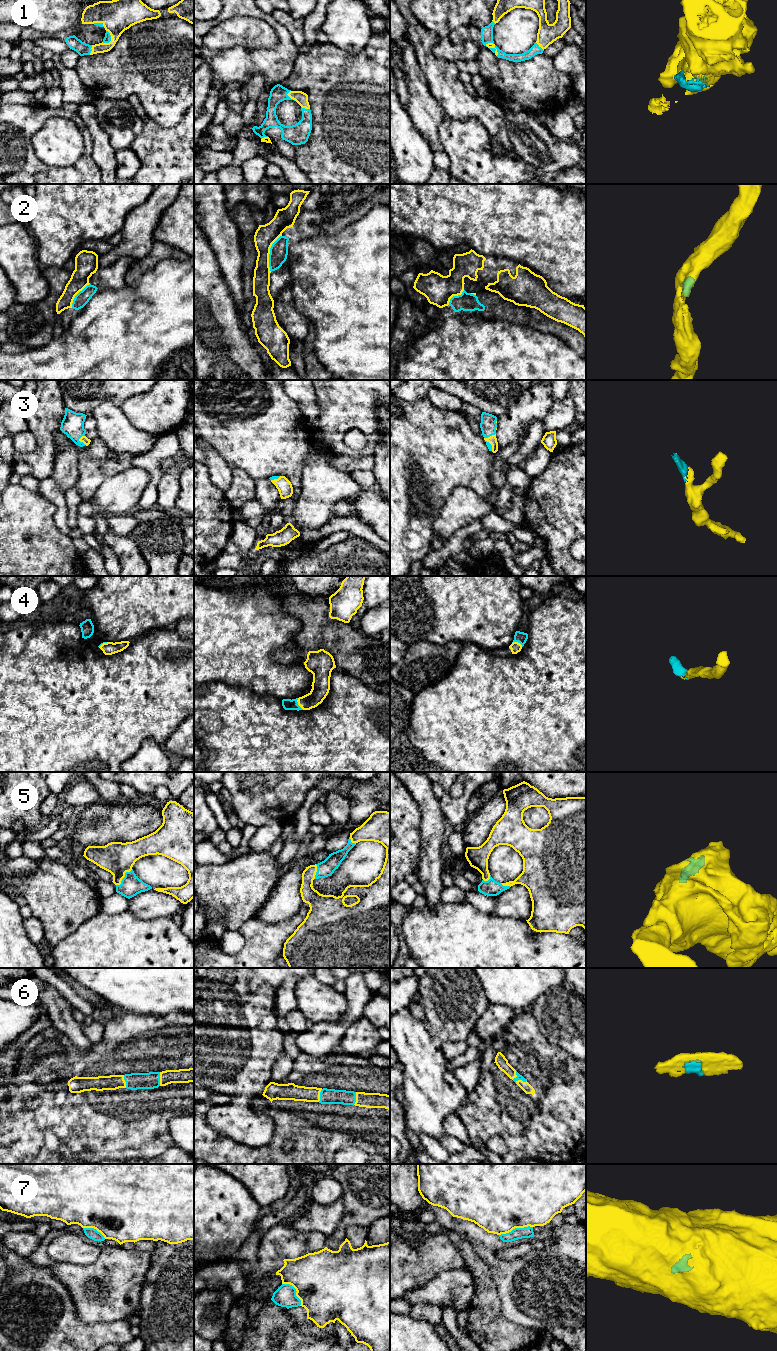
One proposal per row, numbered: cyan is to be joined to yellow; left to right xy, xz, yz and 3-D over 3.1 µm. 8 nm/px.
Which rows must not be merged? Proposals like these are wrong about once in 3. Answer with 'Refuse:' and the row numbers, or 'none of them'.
Refuse: 2, 7

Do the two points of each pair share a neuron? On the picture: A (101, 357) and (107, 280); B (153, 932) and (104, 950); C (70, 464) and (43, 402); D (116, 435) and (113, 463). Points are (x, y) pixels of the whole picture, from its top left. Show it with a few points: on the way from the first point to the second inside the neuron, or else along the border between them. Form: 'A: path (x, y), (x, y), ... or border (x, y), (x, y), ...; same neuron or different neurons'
A: border (126, 285), (117, 290), (98, 289); different neurons
B: path (141, 938), (129, 950), (116, 950); same neuron
C: border (56, 454), (54, 469), (50, 476); different neurons
D: border (98, 436), (113, 451), (126, 453), (133, 457); different neurons

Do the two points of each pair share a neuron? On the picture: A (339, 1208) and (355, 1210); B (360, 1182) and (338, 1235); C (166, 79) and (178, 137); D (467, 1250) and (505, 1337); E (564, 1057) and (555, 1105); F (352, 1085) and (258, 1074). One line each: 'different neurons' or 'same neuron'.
A: different neurons
B: same neuron
C: different neurons
D: same neuron
E: same neuron
F: different neurons

